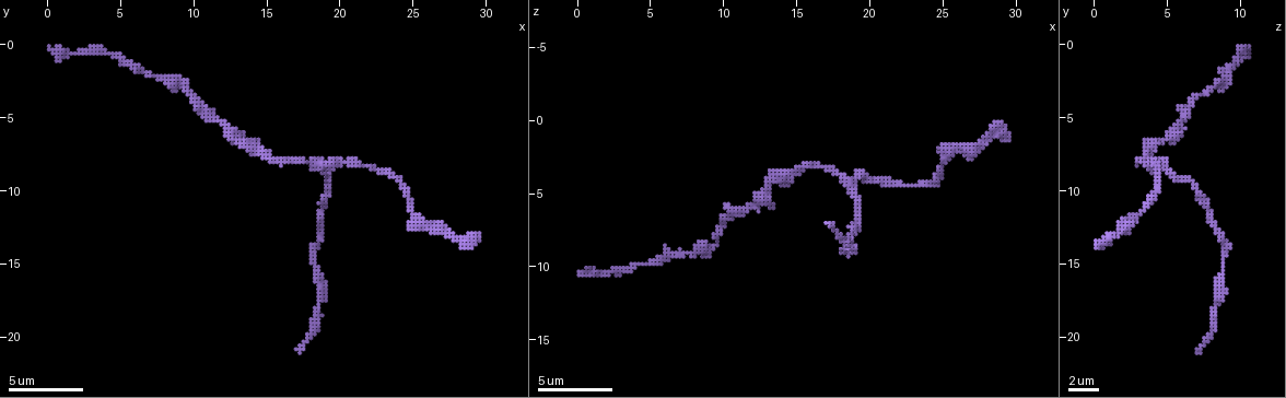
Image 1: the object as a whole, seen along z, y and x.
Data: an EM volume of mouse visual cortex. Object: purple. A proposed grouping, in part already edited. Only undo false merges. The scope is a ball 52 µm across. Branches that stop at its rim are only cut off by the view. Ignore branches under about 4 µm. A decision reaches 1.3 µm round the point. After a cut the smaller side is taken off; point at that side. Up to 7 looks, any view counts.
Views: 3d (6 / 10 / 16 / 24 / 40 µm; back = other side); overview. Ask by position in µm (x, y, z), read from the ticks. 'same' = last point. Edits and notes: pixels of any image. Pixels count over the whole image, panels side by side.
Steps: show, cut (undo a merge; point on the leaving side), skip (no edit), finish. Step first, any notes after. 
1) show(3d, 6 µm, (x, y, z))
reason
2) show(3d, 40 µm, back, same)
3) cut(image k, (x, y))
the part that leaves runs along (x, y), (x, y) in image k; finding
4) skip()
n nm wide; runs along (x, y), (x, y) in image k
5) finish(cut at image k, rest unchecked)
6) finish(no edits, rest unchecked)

show(3d, 10 µm, (18.8, 11.6, 7.8))
calibre changes

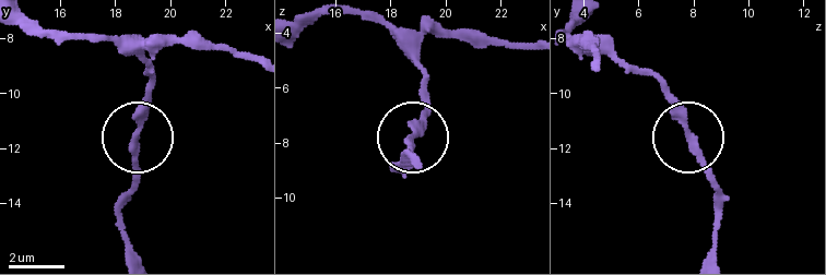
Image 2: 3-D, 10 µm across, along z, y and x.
skip()
runs along (378, 18), (420, 81), (420, 121), (405, 177) in image 2; one neuron here

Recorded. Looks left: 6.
show(3d, 6 µm, (19.0, 8.4, 4.2))
side arm on a straight run

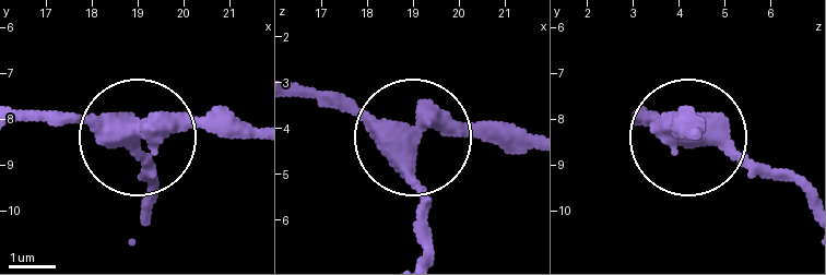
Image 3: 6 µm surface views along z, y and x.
skip()
460 nm wide; runs along (23, 121), (243, 121) in image 3; continuous, no second neuron

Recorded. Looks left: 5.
show(3d, 16 µm, (15.0, 7.6, 3.6))

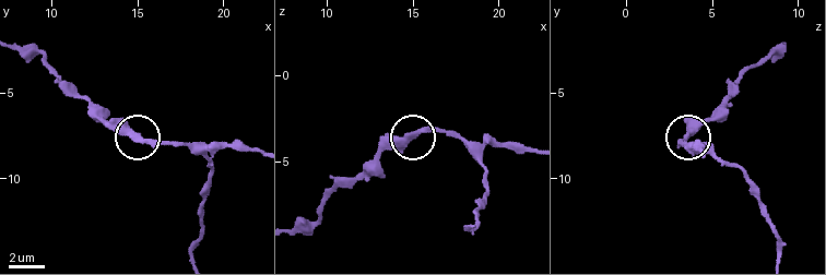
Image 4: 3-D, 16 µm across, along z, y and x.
skip()
all the same neuron

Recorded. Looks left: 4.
show(3d, 10 µm, (9.6, 3.0, 8.0))
sudden change in width

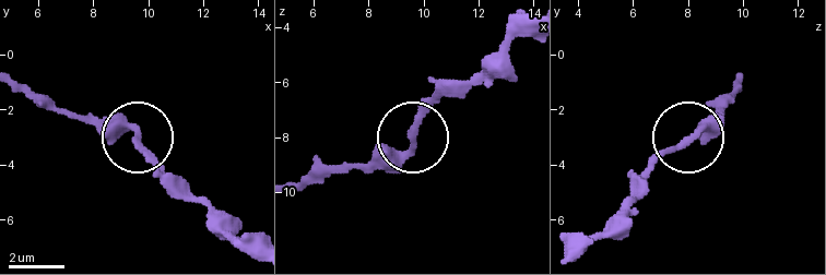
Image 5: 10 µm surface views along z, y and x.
skip()
runs along (250, 255), (134, 133), (90, 117) in image 5; continuous, no second neuron

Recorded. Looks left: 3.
finish(no edits, rest unchecked)

